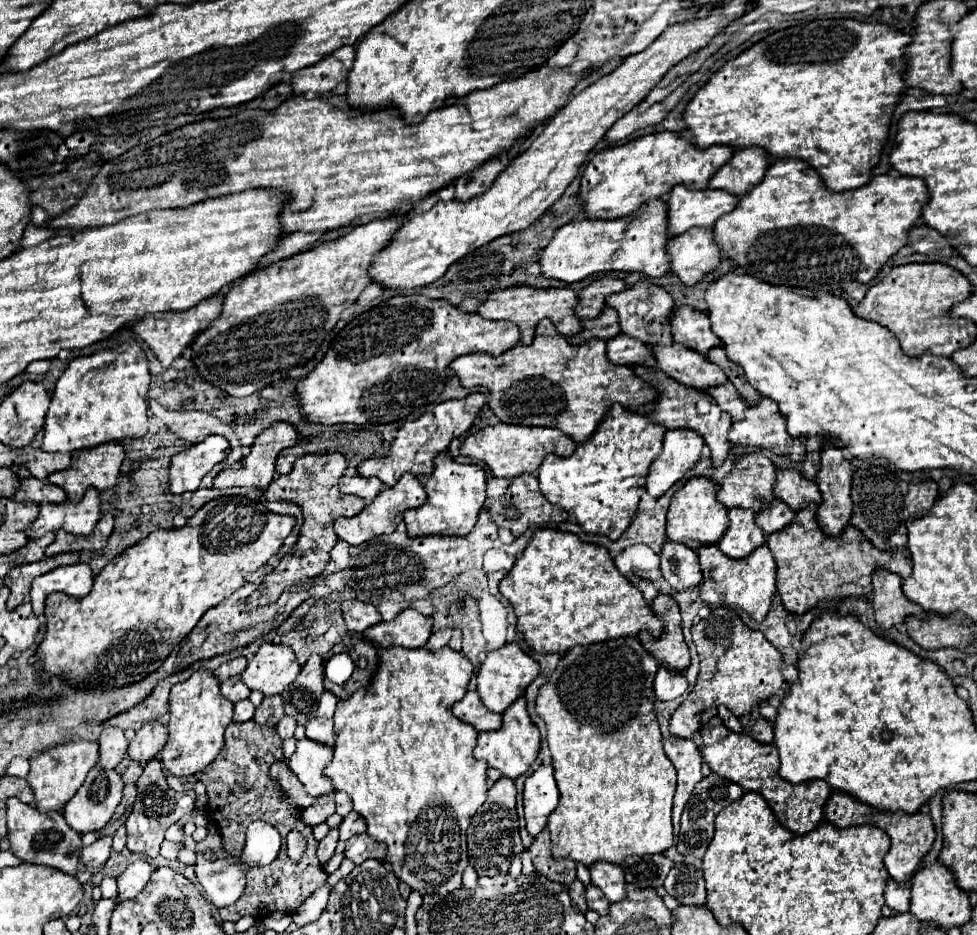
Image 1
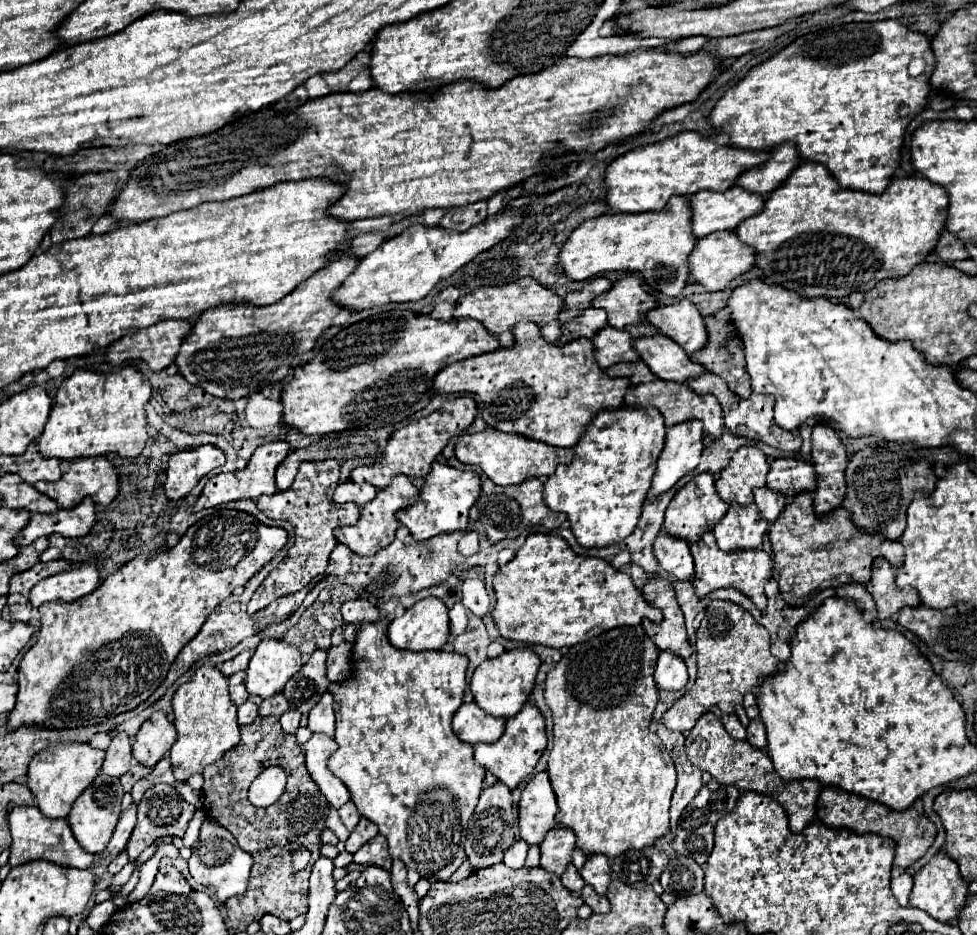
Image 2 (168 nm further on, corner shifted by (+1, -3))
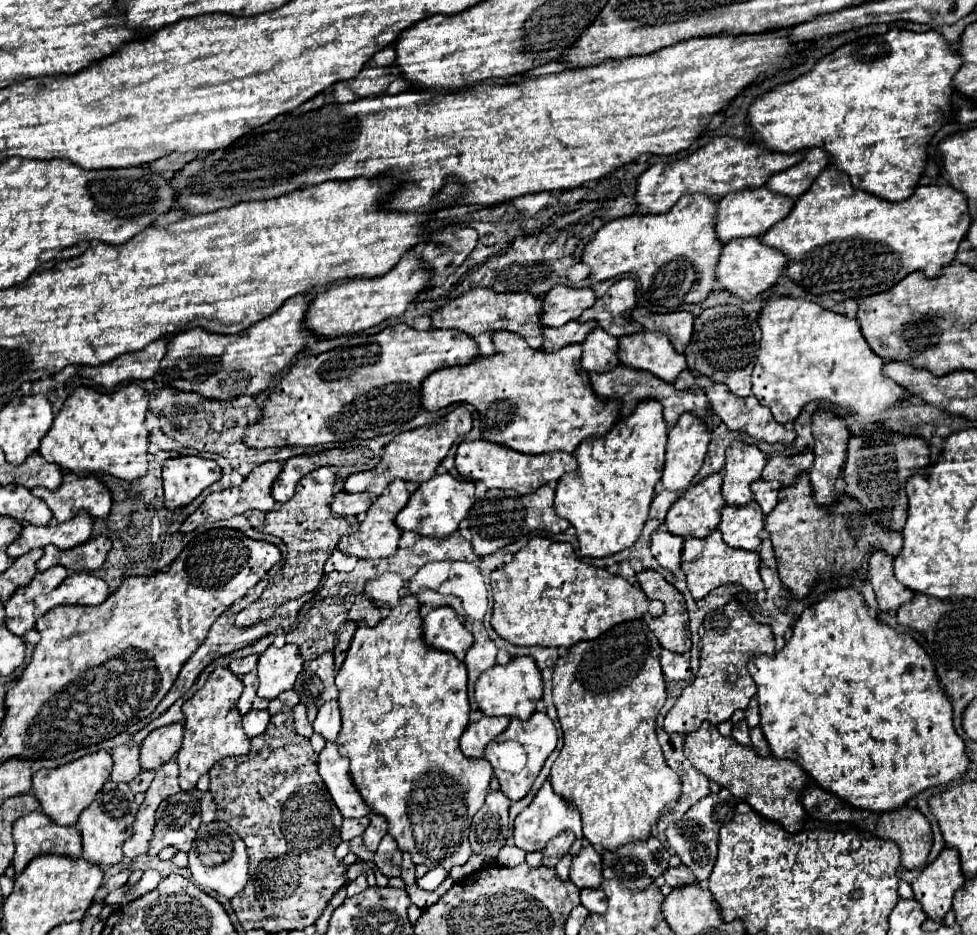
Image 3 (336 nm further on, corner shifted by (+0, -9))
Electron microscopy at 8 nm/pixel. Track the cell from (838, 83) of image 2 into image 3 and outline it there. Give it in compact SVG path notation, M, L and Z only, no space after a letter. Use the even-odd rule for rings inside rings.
M891 29L885 35L877 35L877 37L861 37L859 41L851 41L845 43L841 47L837 47L833 53L823 55L819 61L815 61L813 69L809 69L807 73L795 77L795 81L787 81L781 83L777 87L773 87L771 91L759 95L751 105L749 105L749 113L747 113L747 123L751 125L751 129L757 133L757 137L761 139L761 147L769 149L769 151L779 151L779 153L797 153L801 149L809 149L809 147L819 147L825 149L829 155L829 161L833 167L837 167L839 171L847 173L851 179L851 185L855 189L861 189L865 193L871 193L875 197L887 199L887 201L903 201L907 199L915 185L919 175L923 173L925 167L925 147L929 143L929 139L937 133L937 129L947 123L953 115L951 111L951 79L957 73L961 61L957 57L957 51L953 51L949 47L949 43L937 33L937 31L925 31L925 33L913 33L913 31L905 31L905 29Z

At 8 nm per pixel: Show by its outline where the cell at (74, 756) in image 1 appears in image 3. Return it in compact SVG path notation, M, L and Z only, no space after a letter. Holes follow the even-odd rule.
M95 751L55 769L39 769L33 775L33 795L39 799L43 813L47 813L51 821L55 821L57 825L75 825L81 809L87 807L103 789L103 783L111 775L111 767L113 761L109 751Z

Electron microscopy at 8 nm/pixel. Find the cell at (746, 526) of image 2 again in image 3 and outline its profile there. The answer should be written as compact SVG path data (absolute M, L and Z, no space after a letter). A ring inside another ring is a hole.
M755 501L747 507L729 507L721 509L719 531L723 533L723 541L735 549L757 551L761 545L765 523L763 513Z

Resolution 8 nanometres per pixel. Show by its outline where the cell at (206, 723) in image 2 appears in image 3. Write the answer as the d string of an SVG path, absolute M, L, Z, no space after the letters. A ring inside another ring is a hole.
M217 667L205 685L183 703L185 713L185 735L183 745L177 751L177 765L179 765L179 785L183 791L195 787L201 775L207 775L209 769L225 759L225 757L241 757L249 751L249 739L241 727L241 713L237 711L237 701L241 697L243 683L235 677L229 669Z

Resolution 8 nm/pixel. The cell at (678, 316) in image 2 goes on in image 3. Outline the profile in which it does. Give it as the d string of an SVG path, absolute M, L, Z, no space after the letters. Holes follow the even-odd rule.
M637 307L633 313L635 321L641 323L647 331L665 333L675 347L677 353L683 353L693 335L695 315L689 311L673 311L673 313L651 313L645 307Z

